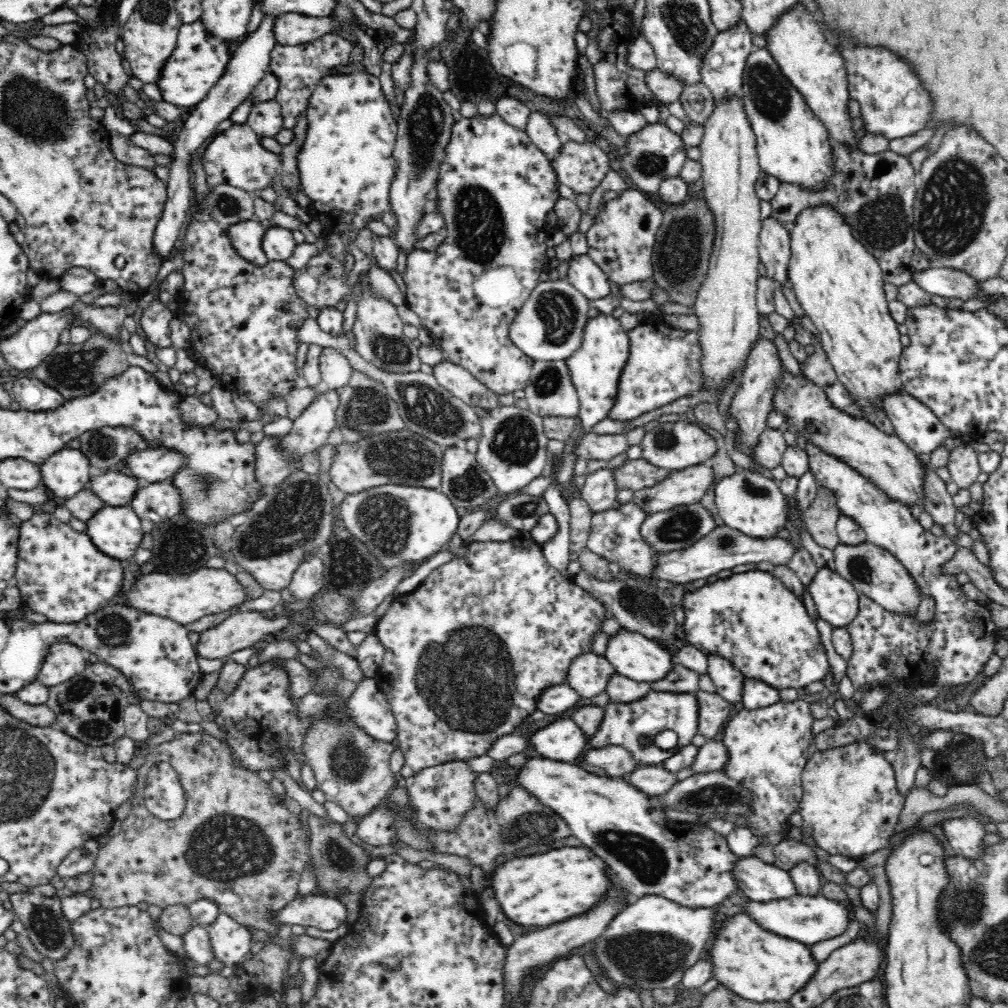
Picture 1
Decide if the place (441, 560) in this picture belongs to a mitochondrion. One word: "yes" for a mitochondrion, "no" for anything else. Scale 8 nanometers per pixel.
no

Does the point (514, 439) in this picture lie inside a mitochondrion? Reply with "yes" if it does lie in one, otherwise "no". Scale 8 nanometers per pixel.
yes

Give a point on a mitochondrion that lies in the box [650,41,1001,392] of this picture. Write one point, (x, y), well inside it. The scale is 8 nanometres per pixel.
(952, 211)

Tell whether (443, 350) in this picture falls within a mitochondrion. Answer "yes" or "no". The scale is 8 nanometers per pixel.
no

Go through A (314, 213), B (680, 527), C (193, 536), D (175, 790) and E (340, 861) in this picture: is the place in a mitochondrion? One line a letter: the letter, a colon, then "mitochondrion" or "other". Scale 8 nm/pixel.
A: other
B: mitochondrion
C: mitochondrion
D: other
E: mitochondrion

